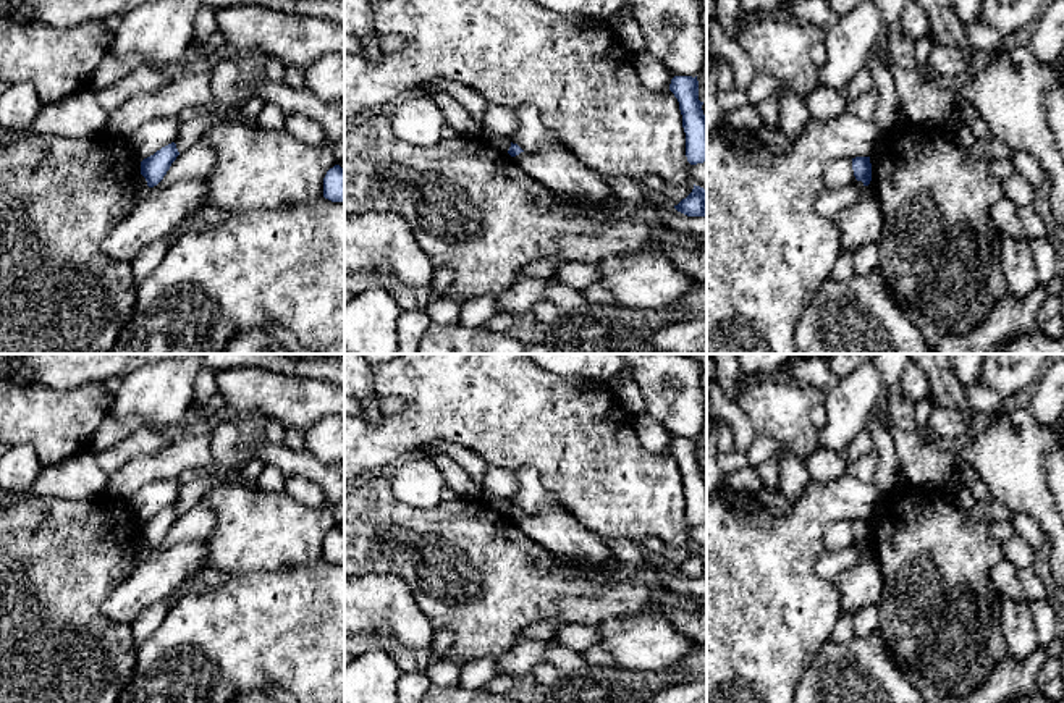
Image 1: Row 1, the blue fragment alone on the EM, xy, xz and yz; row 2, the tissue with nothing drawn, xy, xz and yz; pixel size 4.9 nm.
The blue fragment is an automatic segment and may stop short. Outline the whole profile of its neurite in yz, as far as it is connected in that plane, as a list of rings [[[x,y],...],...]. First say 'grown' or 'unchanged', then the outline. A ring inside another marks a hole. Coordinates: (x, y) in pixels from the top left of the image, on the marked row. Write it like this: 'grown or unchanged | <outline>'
unchanged | [[[855,157],[852,158],[852,170],[857,181],[862,181],[863,186],[868,186],[872,181],[872,163],[870,157]]]

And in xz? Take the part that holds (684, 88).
unchanged | [[[674,76],[669,91],[679,102],[686,133],[686,157],[690,165],[707,162],[707,116],[699,100],[697,76]]]

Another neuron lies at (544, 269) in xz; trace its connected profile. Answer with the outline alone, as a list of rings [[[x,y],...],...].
[[[556,259],[535,260],[521,270],[516,281],[519,280],[551,280],[559,263],[561,262]]]

